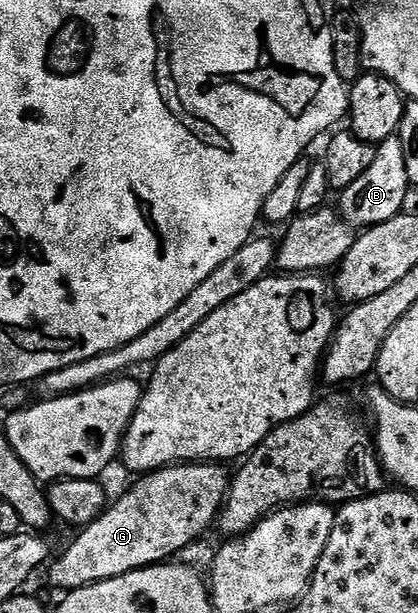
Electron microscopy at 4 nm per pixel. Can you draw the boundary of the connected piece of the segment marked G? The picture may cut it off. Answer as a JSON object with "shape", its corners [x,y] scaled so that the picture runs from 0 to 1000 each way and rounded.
{"shape":[[[452,755],[445,759],[402,759],[395,762],[383,762],[380,767],[366,768],[340,777],[342,781],[335,788],[323,788],[285,816],[268,819],[258,825],[256,832],[246,835],[244,840],[232,842],[222,852],[196,861],[187,868],[189,873],[160,894],[151,899],[151,907],[141,914],[134,910],[129,917],[120,920],[122,925],[122,951],[132,958],[144,958],[144,966],[158,967],[163,964],[182,964],[189,958],[208,958],[215,951],[239,951],[254,945],[268,945],[270,941],[289,941],[299,935],[311,931],[323,931],[330,925],[359,925],[373,918],[388,918],[392,915],[407,914],[426,899],[438,899],[447,891],[455,889],[464,879],[476,879],[486,871],[493,869],[502,860],[522,848],[541,819],[543,819],[543,798],[548,793],[548,768],[543,775],[545,763],[541,760],[526,759],[522,755]]]}

